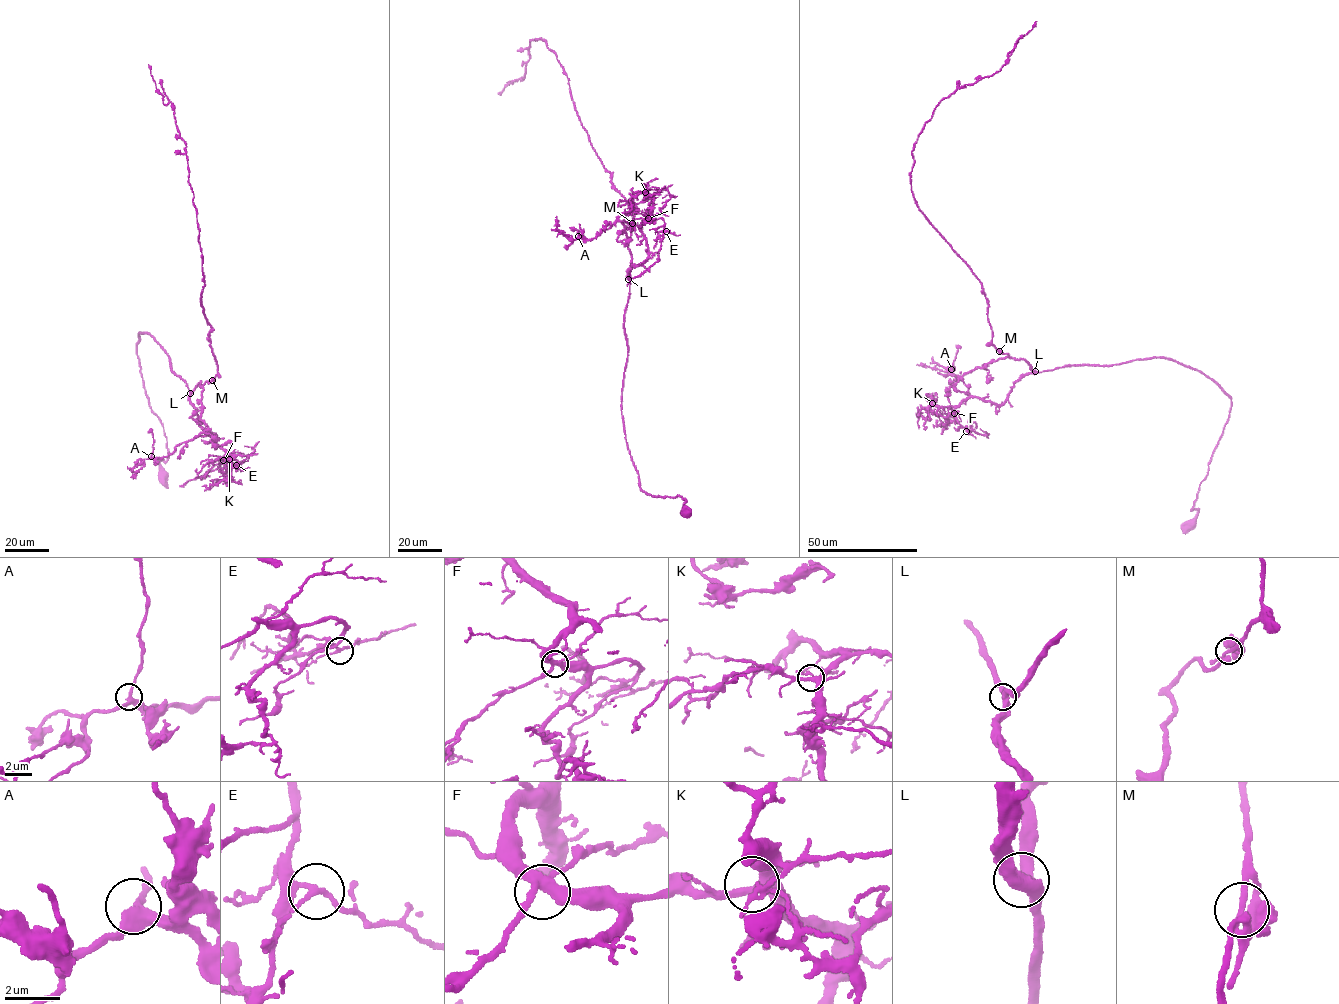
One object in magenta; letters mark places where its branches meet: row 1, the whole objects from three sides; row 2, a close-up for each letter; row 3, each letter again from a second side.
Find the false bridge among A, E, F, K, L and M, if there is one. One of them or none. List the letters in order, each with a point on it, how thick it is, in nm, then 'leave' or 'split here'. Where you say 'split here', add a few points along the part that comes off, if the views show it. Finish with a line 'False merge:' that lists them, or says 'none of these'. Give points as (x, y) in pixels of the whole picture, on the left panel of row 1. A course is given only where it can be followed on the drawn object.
A: place (151, 456); calibre 280 nm; leave
E: place (236, 465); calibre 170 nm; leave
F: place (223, 460); calibre 360 nm; leave
K: place (229, 459); calibre 320 nm; leave
L: place (190, 393); calibre 360 nm; leave
M: place (212, 380); calibre 160 nm; leave
False merge: none of these

